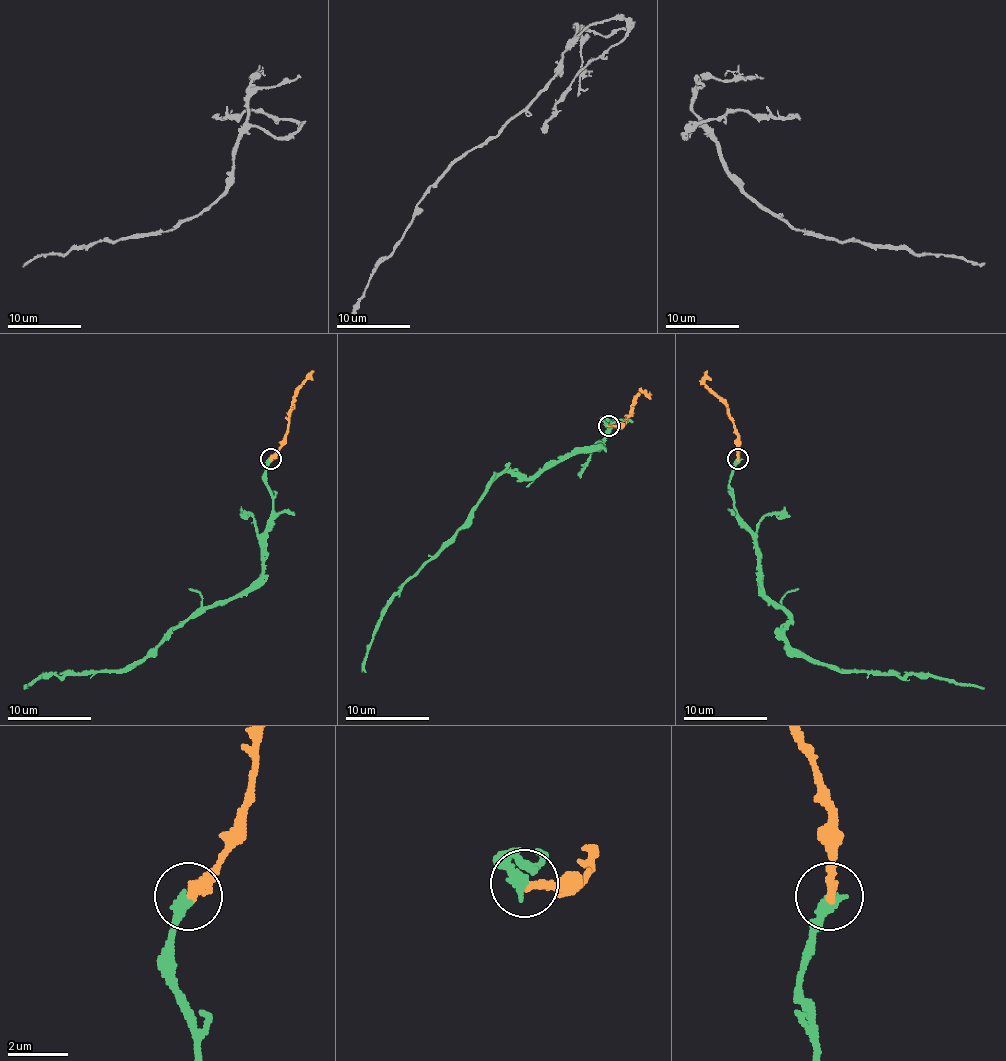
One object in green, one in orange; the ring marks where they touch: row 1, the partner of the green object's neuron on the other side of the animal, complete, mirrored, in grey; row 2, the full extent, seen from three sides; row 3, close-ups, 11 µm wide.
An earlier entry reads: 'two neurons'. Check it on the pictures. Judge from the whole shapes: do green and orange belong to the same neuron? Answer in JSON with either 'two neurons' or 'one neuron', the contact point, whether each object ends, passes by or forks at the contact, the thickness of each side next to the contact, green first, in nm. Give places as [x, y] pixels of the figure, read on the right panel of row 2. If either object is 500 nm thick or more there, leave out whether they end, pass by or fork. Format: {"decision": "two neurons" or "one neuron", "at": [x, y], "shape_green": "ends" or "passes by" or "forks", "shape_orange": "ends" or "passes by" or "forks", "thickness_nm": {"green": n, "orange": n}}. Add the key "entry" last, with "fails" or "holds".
{"decision": "one neuron", "at": [737, 459], "shape_green": "ends", "shape_orange": "ends", "thickness_nm": {"green": 360, "orange": 320}, "entry": "fails"}

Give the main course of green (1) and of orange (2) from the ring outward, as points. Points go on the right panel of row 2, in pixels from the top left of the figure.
1: (737, 459), (735, 516), (751, 533), (760, 588), (787, 615), (785, 639), (796, 651), (844, 670), (983, 689)
2: (737, 459), (737, 430), (726, 405), (705, 384), (707, 371)

